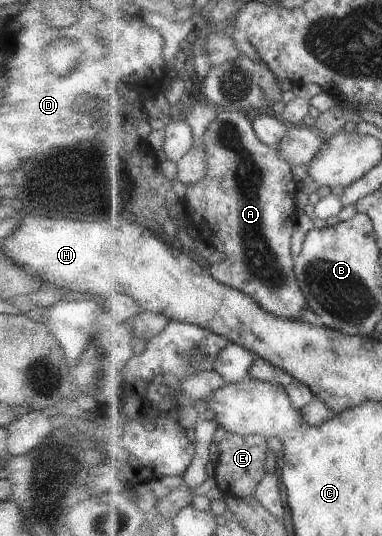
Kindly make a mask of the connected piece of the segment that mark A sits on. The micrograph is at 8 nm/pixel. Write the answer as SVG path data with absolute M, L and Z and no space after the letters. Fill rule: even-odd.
M239 110L220 111L205 136L209 154L208 174L200 182L187 185L183 202L185 206L190 206L200 232L216 245L218 257L209 267L216 280L249 294L256 304L261 304L274 316L304 321L302 312L310 304L296 276L297 260L292 254L292 236L299 217L298 191L302 184L296 181L292 164L280 156L279 147L270 146L258 138L253 119Z

